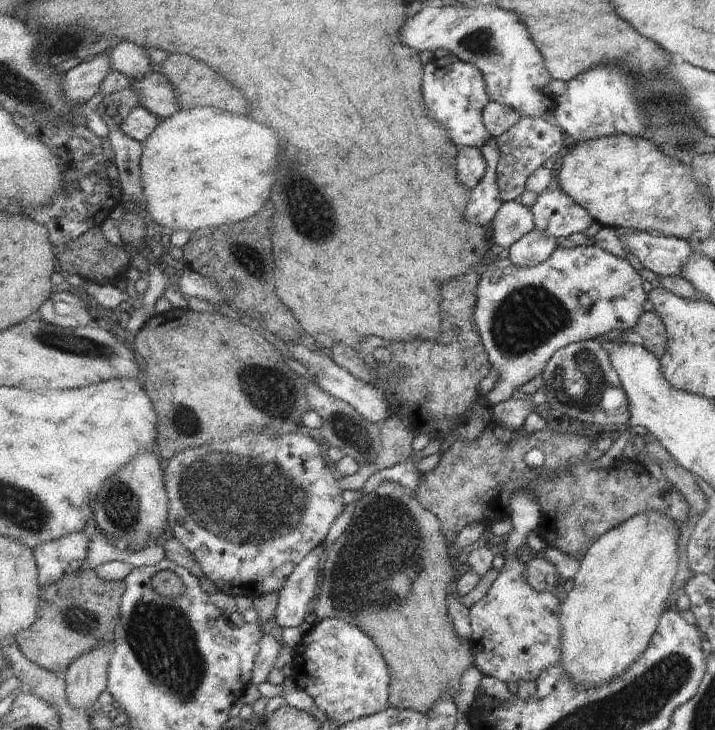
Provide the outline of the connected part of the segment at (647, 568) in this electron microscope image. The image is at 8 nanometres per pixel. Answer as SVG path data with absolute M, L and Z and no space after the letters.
M647 511L641 515L632 516L623 523L619 523L611 530L604 532L591 547L585 551L585 558L580 562L579 572L576 574L573 588L562 595L562 613L560 620L564 625L564 651L561 664L568 670L570 677L574 680L574 684L580 687L581 685L598 685L607 683L609 679L616 678L617 675L623 674L639 656L646 650L649 639L655 632L656 624L661 613L668 608L666 603L669 596L669 588L673 586L675 572L677 570L678 550L677 538L679 531L676 524L666 515L662 515L659 511Z

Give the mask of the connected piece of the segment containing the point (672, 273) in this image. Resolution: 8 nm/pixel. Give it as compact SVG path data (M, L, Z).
M618 230L617 235L641 266L658 277L681 277L682 266L692 251L692 244L679 237L626 230Z

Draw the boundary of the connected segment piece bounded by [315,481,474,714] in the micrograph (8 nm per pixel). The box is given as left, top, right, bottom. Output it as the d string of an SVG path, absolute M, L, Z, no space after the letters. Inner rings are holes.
M385 481L381 486L378 486L373 492L364 493L360 500L355 503L352 519L344 530L345 534L335 540L335 544L331 548L327 548L327 559L325 560L323 574L324 581L320 586L320 593L318 595L318 606L315 606L317 619L341 619L347 621L349 624L357 625L364 633L367 633L373 640L376 641L377 646L381 649L385 660L392 670L392 695L391 706L395 708L406 708L422 713L430 713L435 704L440 701L445 695L449 694L452 697L459 694L461 690L461 680L463 674L474 666L474 650L471 640L457 635L453 627L453 620L449 617L449 610L447 610L447 598L449 594L453 598L457 598L455 590L455 583L458 579L458 571L455 560L449 556L447 552L447 545L449 540L445 536L442 528L442 522L437 518L434 512L429 511L420 503L417 496L411 494L404 485L397 481Z

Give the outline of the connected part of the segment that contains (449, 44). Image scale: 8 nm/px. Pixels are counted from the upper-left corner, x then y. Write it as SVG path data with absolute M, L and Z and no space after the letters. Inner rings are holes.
M467 5L442 7L427 7L413 13L405 28L401 30L403 44L415 48L415 50L448 50L462 61L473 63L480 68L487 83L488 95L491 101L508 106L518 112L522 118L555 119L555 110L559 96L549 91L552 73L545 66L544 56L537 45L533 42L529 27L521 20L516 12L502 9L499 5L481 5L470 7Z

